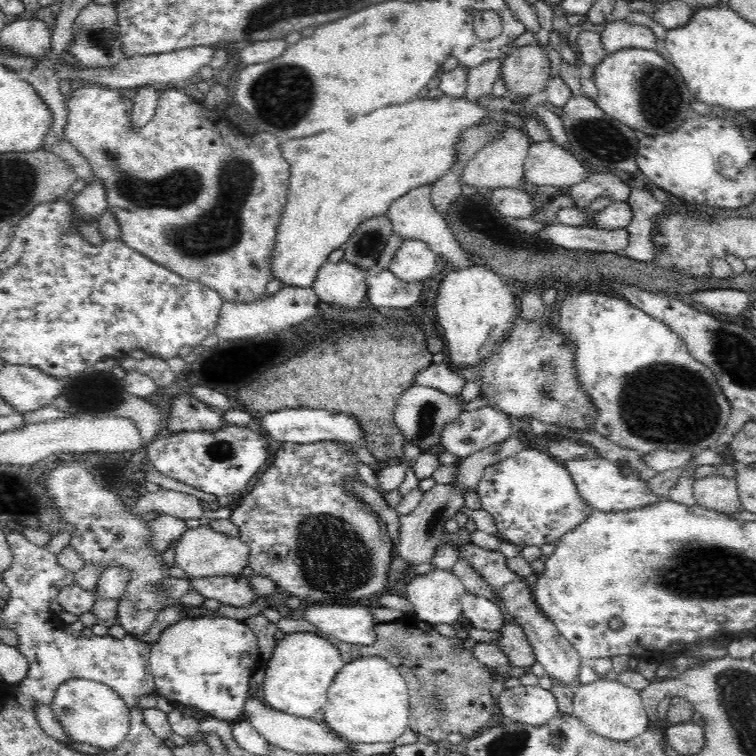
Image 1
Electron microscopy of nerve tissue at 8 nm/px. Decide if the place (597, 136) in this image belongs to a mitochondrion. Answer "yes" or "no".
yes

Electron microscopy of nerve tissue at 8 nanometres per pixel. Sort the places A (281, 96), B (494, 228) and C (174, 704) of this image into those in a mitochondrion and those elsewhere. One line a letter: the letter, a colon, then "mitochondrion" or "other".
A: mitochondrion
B: other
C: other

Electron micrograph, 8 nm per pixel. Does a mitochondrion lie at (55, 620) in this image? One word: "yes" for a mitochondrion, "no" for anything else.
no

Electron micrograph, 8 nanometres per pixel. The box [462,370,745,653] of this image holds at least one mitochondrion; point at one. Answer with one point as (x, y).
(557, 444)

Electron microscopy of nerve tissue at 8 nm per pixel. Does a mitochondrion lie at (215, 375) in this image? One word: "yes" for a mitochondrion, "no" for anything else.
no

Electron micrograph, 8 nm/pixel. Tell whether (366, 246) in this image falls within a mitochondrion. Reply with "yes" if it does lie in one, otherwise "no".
yes

